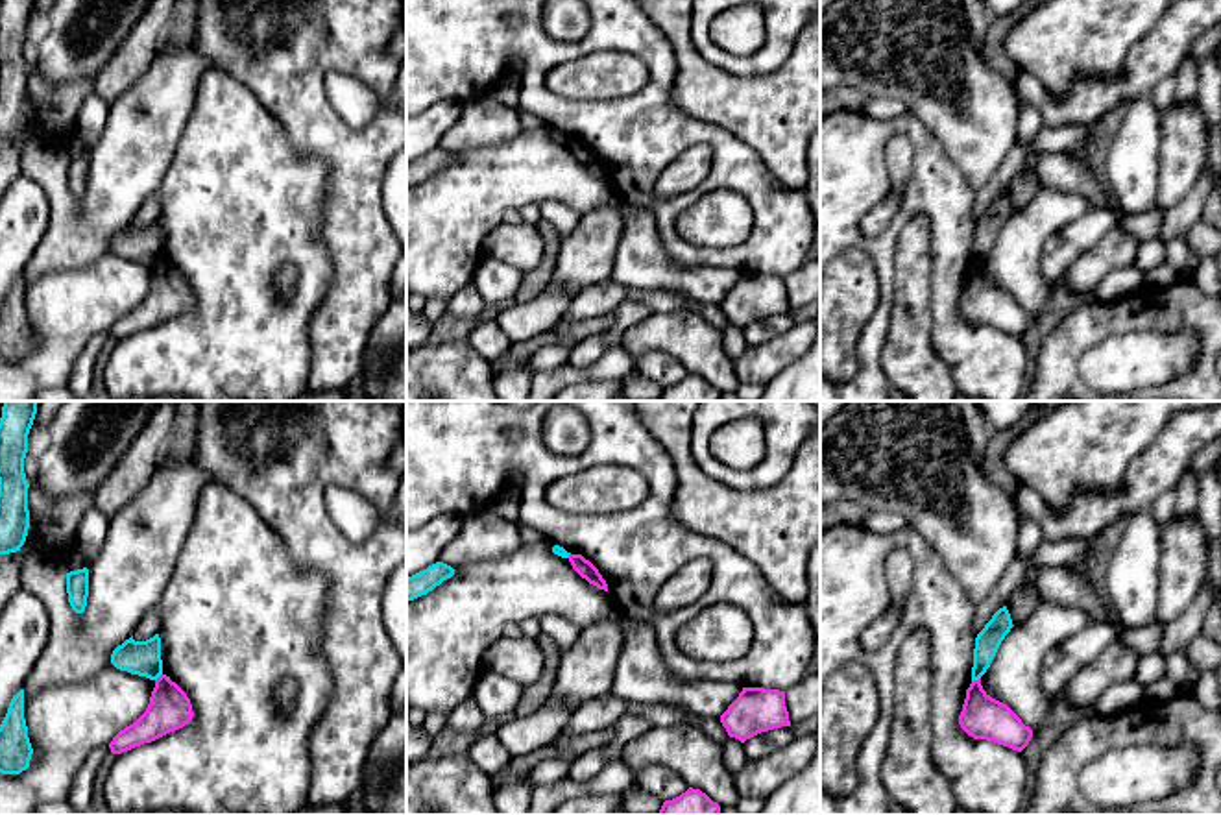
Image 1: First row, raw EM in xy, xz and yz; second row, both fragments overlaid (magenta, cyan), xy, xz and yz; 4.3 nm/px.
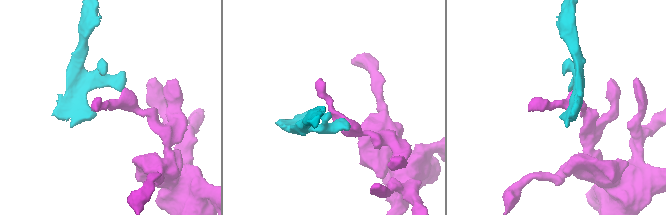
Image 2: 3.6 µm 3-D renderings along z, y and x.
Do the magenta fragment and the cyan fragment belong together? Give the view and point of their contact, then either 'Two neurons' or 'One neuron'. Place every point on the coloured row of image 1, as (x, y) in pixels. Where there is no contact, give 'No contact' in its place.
Touches magenta at yz (976, 681). Two neurons

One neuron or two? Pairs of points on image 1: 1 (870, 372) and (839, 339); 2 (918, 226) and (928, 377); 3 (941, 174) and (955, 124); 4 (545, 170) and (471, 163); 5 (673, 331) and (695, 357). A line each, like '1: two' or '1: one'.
1: two
2: one
3: two
4: one
5: one

